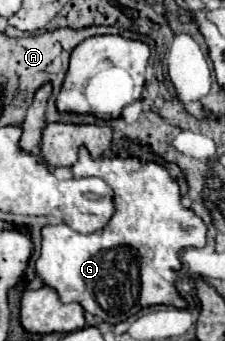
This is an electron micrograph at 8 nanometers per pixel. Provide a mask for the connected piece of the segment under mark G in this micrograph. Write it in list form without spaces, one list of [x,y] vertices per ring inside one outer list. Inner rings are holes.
[[[79,149],[79,159],[71,167],[73,177],[101,177],[113,189],[115,213],[111,221],[89,235],[73,231],[69,225],[47,225],[41,231],[41,255],[35,273],[55,289],[63,303],[79,303],[85,313],[117,325],[153,305],[185,307],[173,281],[181,269],[177,253],[183,247],[203,247],[207,227],[189,209],[183,209],[179,185],[165,167],[141,163],[139,159],[91,159],[87,149]]]

